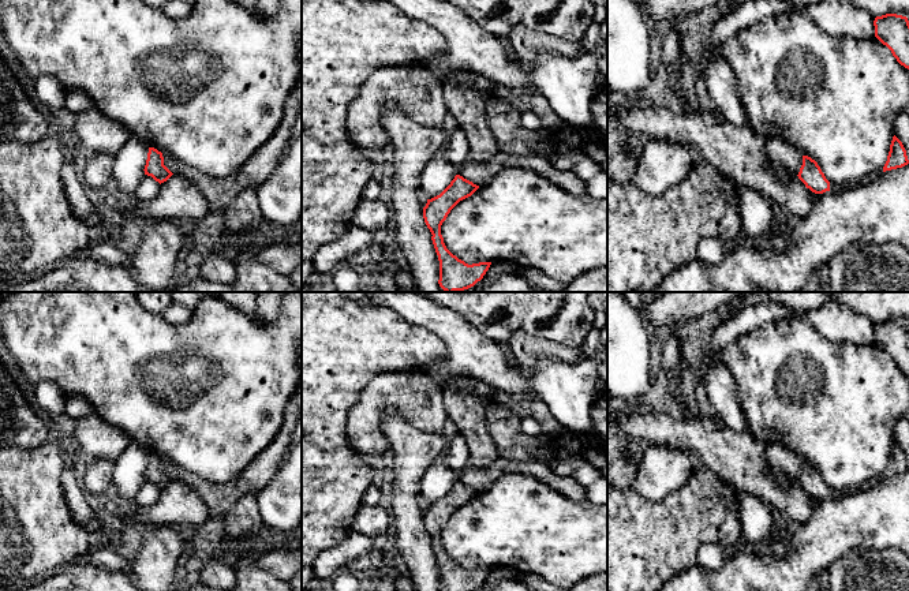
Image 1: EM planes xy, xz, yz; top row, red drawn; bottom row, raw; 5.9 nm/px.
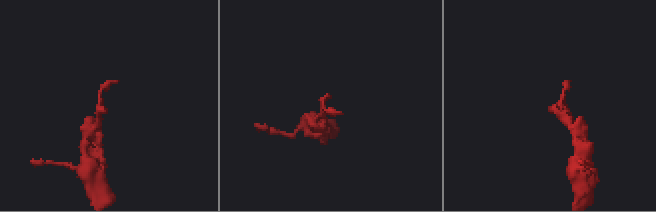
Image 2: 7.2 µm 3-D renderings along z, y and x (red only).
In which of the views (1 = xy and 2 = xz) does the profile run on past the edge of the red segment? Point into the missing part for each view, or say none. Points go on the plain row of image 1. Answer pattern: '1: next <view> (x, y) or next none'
1: next none
2: next none

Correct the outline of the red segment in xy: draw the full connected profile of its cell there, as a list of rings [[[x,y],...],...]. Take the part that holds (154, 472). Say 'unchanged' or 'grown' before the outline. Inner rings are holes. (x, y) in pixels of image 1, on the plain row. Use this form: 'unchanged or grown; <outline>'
unchanged; [[[149,453],[145,471],[145,480],[152,482],[160,490],[167,487],[173,479],[164,471],[162,459],[154,453]]]

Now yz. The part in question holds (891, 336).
unchanged; [[[886,319],[874,326],[875,343],[886,351],[897,367],[909,375],[909,326],[906,322]]]

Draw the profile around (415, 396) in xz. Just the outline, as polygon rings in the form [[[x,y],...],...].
[[[426,373],[379,374],[360,392],[358,401],[349,409],[347,434],[354,450],[360,455],[379,456],[389,449],[389,441],[382,429],[382,416],[388,411],[403,415],[415,427],[444,433],[448,414],[444,405],[444,389]]]

